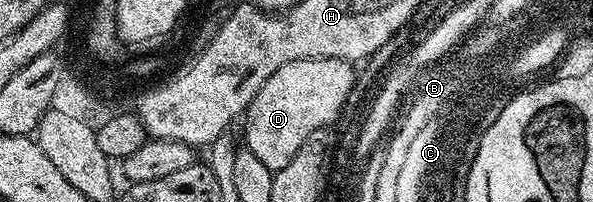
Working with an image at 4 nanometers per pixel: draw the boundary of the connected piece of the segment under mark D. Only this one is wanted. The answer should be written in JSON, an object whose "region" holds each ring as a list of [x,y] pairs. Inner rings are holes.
{"region":[[[303,59],[282,65],[278,73],[264,82],[248,106],[243,141],[246,147],[273,173],[290,165],[290,157],[302,149],[310,133],[336,123],[339,98],[347,79],[346,68],[336,59]]]}

